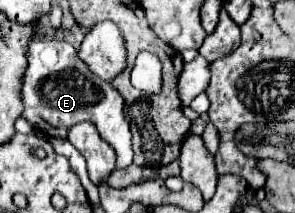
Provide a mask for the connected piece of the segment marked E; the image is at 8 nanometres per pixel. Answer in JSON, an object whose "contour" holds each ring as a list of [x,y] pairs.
{"contour":[[[33,40],[27,48],[27,68],[23,74],[23,86],[21,86],[21,98],[23,98],[23,118],[31,122],[33,126],[39,126],[41,132],[47,136],[61,136],[67,138],[67,132],[73,124],[79,122],[93,122],[105,142],[113,146],[117,152],[117,168],[127,168],[133,162],[133,150],[131,150],[131,132],[129,124],[123,114],[123,98],[121,94],[109,84],[101,82],[101,78],[93,76],[91,70],[85,66],[85,62],[77,56],[77,50],[63,40]]]}

